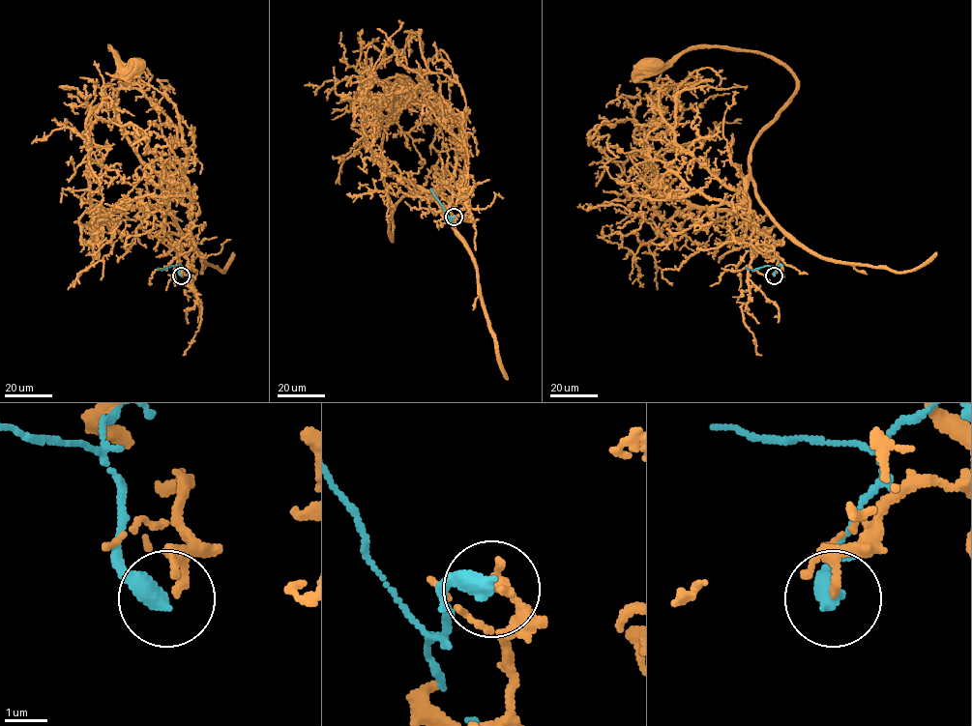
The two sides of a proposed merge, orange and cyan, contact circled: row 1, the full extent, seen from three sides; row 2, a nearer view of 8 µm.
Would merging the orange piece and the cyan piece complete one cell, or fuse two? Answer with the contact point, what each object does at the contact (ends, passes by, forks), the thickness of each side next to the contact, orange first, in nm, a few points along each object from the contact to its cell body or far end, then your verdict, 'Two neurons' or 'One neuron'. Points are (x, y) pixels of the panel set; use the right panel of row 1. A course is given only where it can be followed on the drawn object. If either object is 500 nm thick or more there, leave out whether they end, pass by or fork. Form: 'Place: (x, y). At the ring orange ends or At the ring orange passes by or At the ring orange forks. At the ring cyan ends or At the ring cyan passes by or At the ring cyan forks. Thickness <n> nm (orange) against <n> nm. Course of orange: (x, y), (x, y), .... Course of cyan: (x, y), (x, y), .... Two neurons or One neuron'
Place: (774, 275). At the ring orange passes by. At the ring cyan ends. Thickness 140 nm (orange) against 440 nm. Course of orange: (774, 275), (781, 266), (764, 251), (746, 184), (751, 145), (796, 77), (721, 46), (648, 66). Course of cyan: (774, 275), (776, 267), (765, 266), (752, 270), (746, 268). Two neurons

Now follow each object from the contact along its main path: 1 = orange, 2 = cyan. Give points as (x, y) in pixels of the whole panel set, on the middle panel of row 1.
1: (454, 217), (452, 224), (440, 188), (409, 192), (389, 233), (382, 139), (409, 91)
2: (454, 217), (450, 218), (430, 188)

